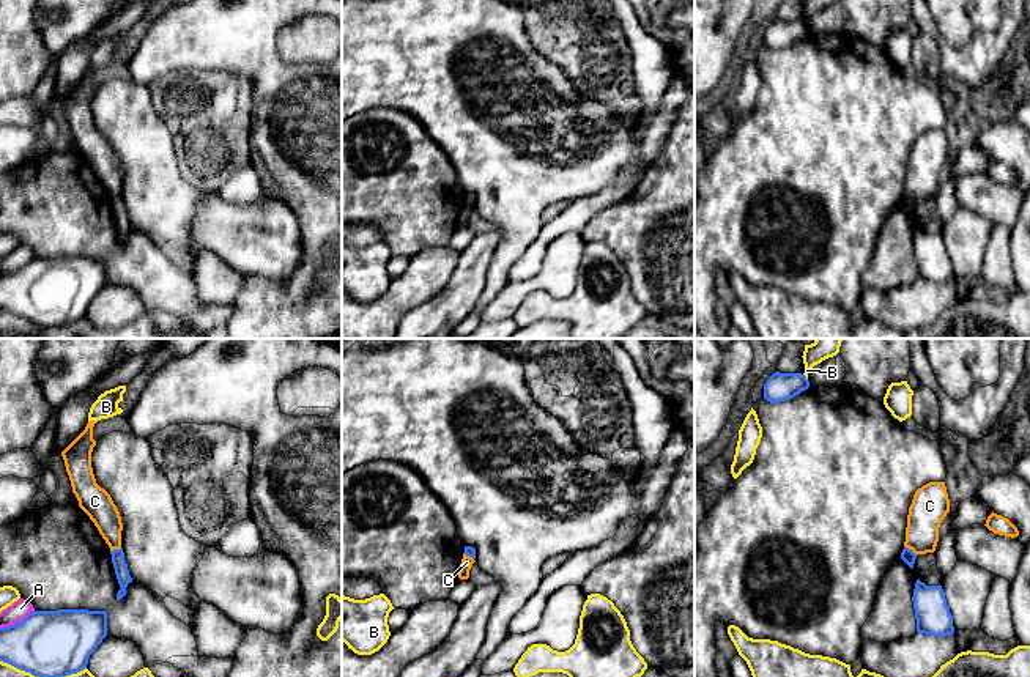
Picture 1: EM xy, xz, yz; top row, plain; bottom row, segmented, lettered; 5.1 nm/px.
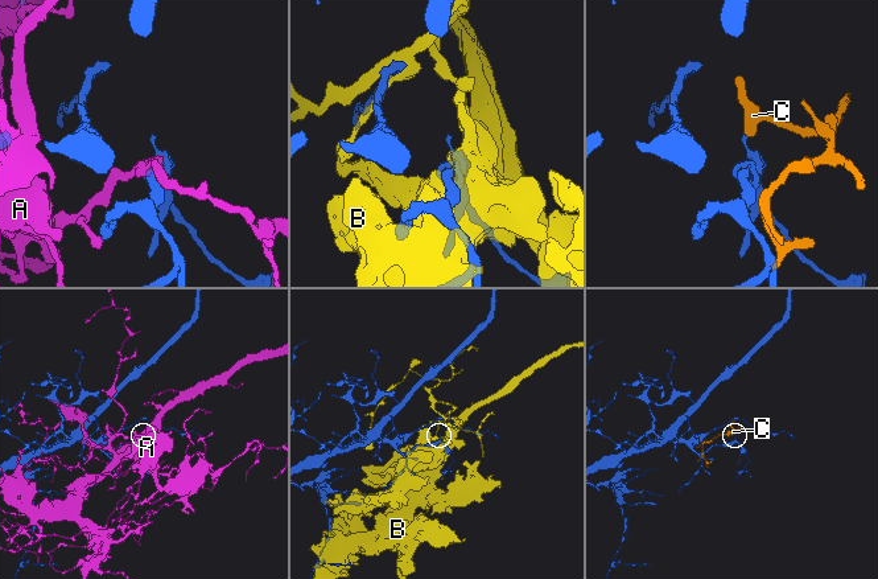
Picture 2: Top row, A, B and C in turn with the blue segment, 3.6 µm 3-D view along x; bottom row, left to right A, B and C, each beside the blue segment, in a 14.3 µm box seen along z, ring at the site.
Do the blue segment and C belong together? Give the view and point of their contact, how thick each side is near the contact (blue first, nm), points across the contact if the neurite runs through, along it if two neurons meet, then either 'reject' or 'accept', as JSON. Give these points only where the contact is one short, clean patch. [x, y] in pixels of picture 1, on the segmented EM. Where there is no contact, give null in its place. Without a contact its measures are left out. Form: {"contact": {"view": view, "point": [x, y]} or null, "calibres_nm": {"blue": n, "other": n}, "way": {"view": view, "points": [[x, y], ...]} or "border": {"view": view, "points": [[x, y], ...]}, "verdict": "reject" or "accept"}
{"contact": {"view": "yz", "point": [911, 550]}, "calibres_nm": {"blue": 70, "other": 190}, "border": {"view": "yz", "points": [[904, 545], [917, 554]]}, "verdict": "reject"}

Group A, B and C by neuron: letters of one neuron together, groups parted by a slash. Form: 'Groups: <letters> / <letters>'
Groups: A / B / C

